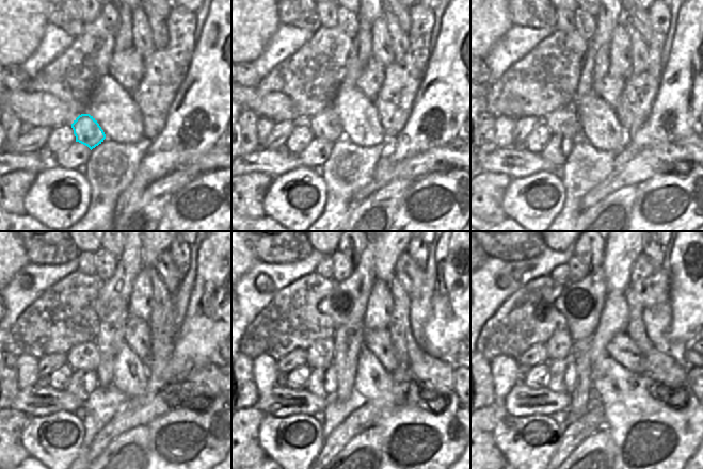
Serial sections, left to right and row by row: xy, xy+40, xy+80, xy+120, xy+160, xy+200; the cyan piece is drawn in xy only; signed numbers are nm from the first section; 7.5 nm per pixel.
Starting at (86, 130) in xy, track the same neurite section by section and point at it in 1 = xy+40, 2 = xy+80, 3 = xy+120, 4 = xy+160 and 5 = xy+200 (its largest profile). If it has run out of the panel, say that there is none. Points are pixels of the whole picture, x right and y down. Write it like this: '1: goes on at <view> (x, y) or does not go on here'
1: goes on at xy+40 (326, 126)
2: goes on at xy+80 (563, 122)
3: goes on at xy+120 (85, 356)
4: goes on at xy+160 (320, 354)
5: goes on at xy+200 (559, 346)

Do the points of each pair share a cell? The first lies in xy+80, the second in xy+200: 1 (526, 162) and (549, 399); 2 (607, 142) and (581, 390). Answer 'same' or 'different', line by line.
1: same
2: different

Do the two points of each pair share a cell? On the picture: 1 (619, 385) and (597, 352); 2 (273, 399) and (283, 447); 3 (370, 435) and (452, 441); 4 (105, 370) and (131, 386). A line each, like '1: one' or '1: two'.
1: two
2: two
3: two
4: two

